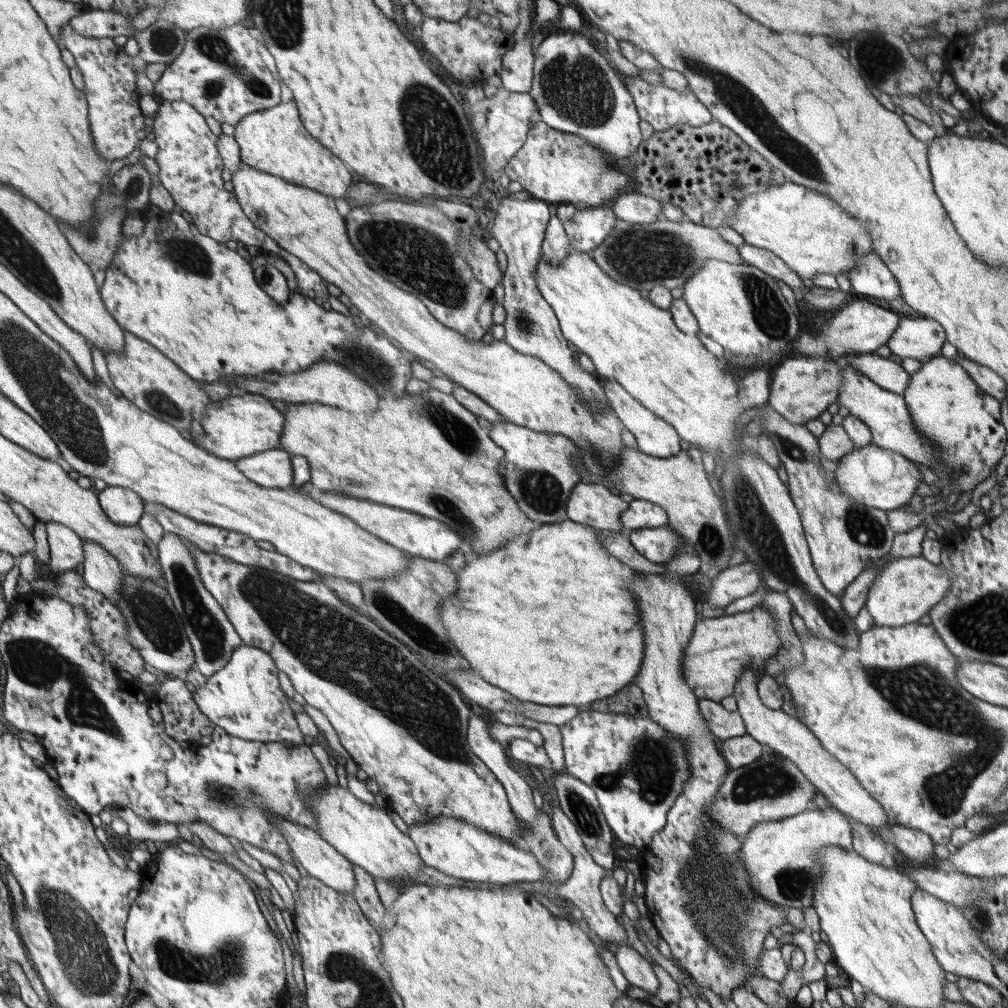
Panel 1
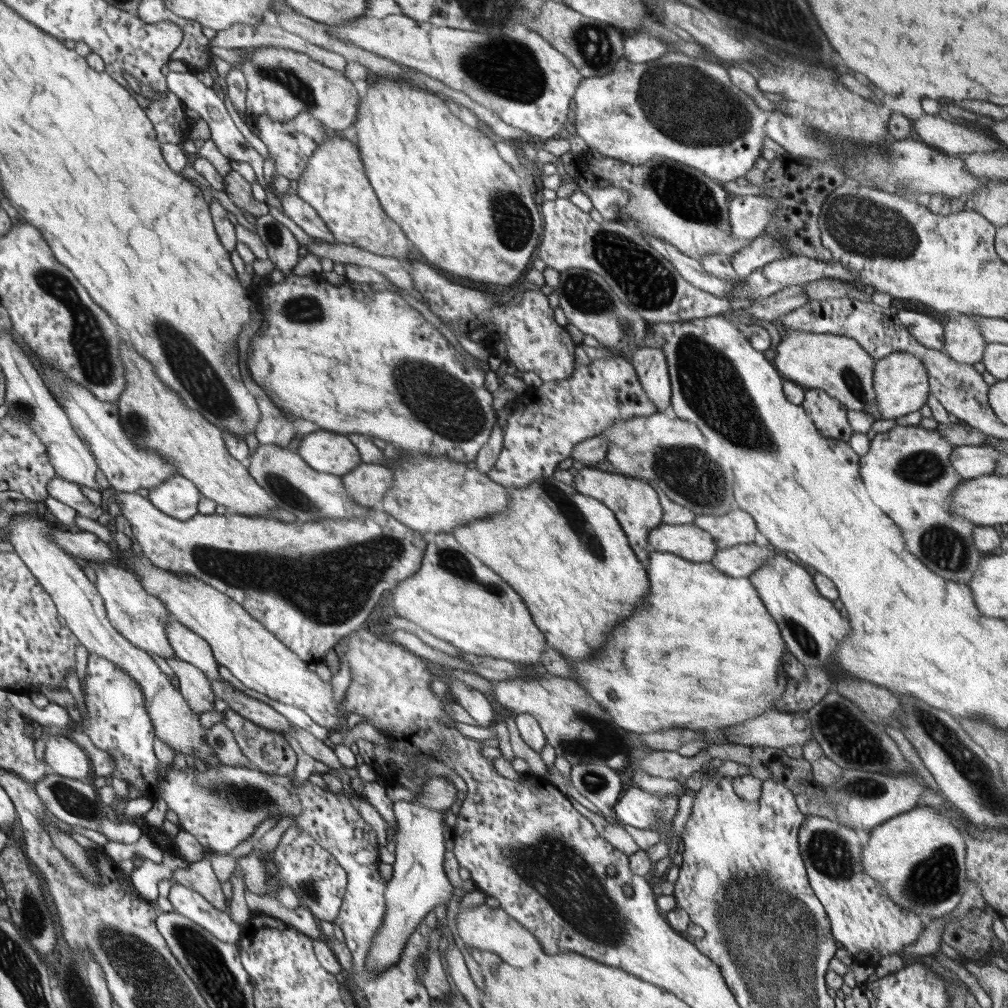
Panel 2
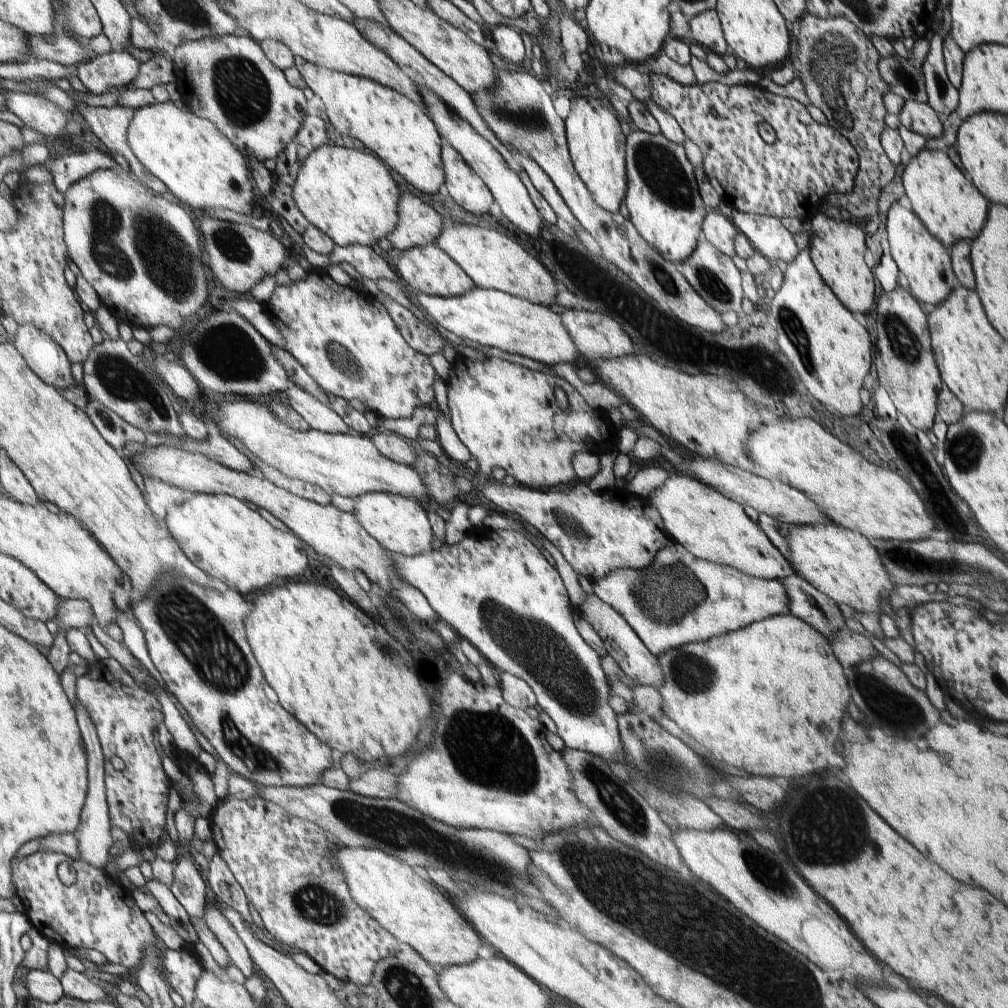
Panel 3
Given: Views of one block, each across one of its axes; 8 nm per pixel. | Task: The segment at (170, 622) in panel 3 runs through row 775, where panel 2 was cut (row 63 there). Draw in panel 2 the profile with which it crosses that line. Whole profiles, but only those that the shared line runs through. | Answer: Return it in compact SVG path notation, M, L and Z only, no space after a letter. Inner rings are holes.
M261 46L243 56L235 68L245 76L245 116L257 120L259 116L269 116L275 122L289 122L297 118L301 112L309 112L327 128L339 132L351 126L357 118L359 96L353 88L353 82L345 78L343 72L321 66L321 62L313 62L307 54L293 52L289 48Z

